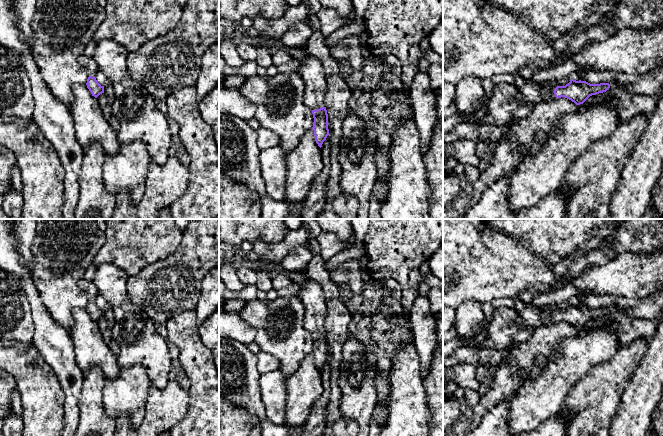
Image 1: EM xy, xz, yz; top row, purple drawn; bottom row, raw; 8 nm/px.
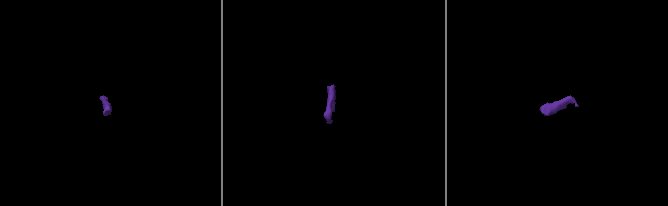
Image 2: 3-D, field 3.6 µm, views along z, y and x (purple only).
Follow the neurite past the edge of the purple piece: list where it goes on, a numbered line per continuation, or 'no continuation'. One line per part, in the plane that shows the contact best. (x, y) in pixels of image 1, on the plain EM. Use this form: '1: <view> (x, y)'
1: xy (89, 288)
2: xz (311, 294)

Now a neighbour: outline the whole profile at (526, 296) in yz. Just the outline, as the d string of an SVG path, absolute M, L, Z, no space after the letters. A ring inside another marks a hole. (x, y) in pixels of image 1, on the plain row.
M523 290L520 292L520 294L517 296L518 299L520 299L521 301L527 303L530 302L536 295L540 295L543 294L539 291L537 292L533 292L533 291L529 291L529 290Z

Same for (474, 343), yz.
M482 331L479 334L476 335L475 338L469 341L470 347L476 348L479 350L479 343L483 341L487 337L487 332Z

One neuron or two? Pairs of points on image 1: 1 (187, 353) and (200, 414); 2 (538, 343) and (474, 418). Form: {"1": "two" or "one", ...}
{"1": "one", "2": "one"}

